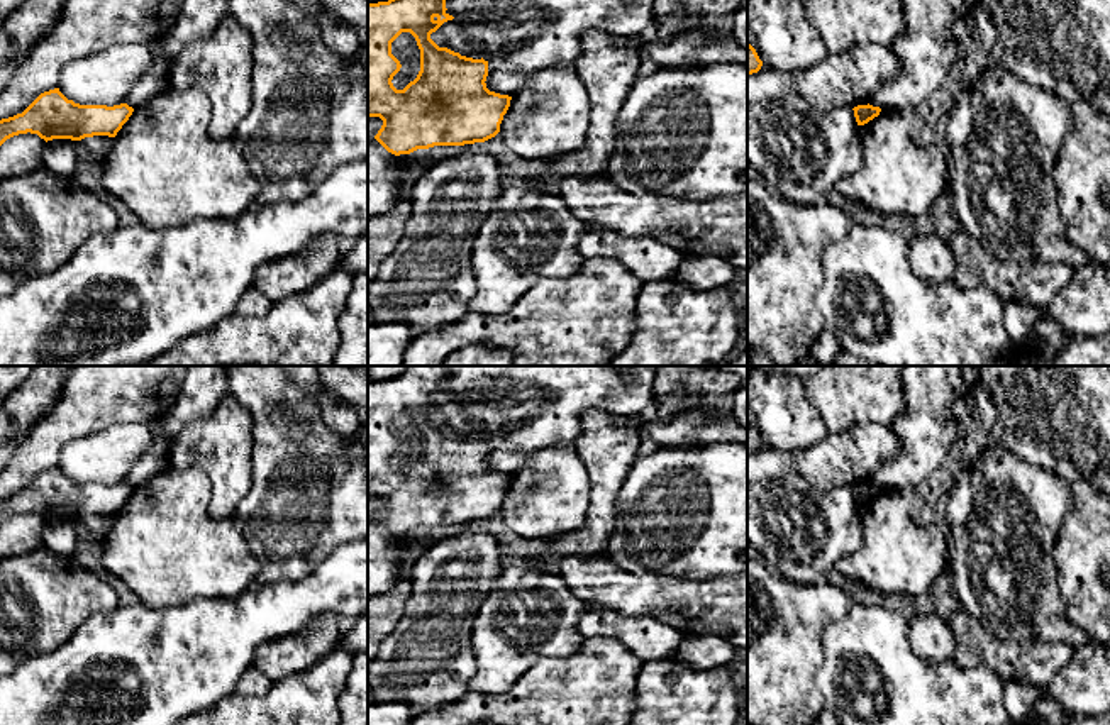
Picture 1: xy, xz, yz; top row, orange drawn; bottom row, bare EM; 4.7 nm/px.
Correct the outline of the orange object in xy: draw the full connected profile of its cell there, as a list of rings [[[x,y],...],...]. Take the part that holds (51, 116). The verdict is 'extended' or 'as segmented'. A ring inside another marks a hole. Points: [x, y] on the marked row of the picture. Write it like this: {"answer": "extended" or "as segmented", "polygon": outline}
{"answer": "as segmented", "polygon": [[[59,88],[41,93],[22,113],[0,120],[0,146],[19,134],[37,134],[41,139],[71,139],[81,141],[93,136],[115,137],[122,125],[129,120],[134,108],[127,103],[107,105],[80,105],[68,100]]]}

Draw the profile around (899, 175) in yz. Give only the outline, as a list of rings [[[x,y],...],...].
[[[881,110],[878,117],[859,125],[863,164],[834,188],[856,203],[883,215],[929,215],[937,198],[949,190],[952,164],[949,154],[935,146],[915,141],[912,122],[900,110]]]

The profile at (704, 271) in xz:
[[[712,254],[683,256],[681,264],[668,278],[693,290],[710,290],[727,286],[735,268],[722,257]]]

